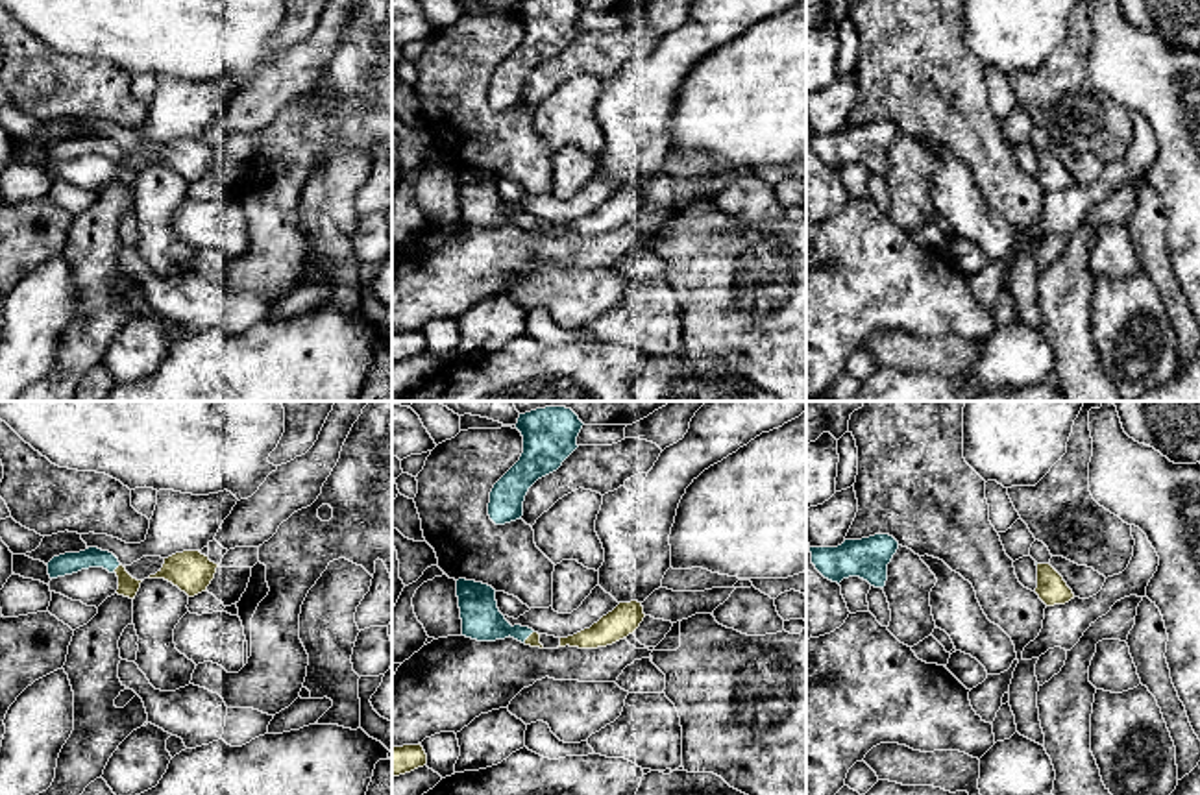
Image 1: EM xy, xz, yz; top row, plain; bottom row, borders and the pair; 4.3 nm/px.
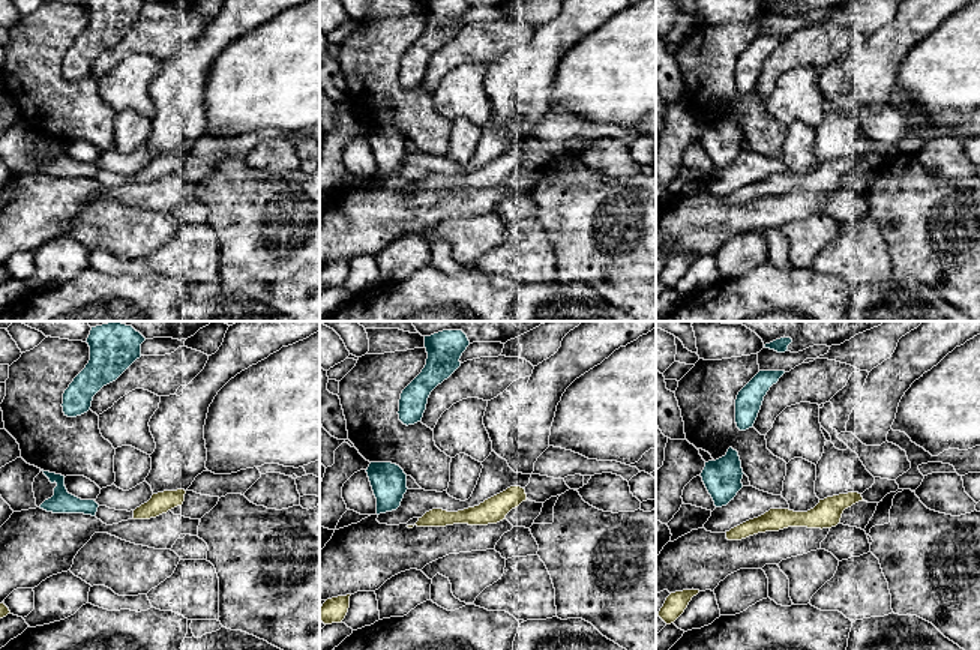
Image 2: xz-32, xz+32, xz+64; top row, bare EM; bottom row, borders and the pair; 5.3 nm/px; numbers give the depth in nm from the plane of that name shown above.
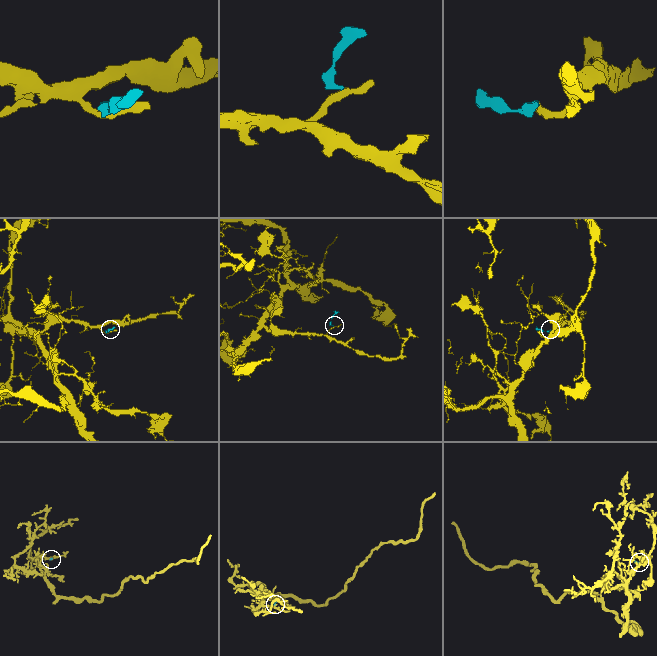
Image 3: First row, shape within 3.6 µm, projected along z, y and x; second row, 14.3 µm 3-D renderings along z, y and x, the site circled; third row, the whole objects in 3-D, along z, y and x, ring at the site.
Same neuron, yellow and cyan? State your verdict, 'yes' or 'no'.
yes

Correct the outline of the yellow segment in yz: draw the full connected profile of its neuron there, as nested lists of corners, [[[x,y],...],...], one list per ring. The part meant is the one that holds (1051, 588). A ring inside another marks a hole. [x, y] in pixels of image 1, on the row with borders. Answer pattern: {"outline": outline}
{"outline": [[[1037,564],[1035,593],[1047,606],[1065,605],[1074,599],[1072,590],[1050,564]]]}

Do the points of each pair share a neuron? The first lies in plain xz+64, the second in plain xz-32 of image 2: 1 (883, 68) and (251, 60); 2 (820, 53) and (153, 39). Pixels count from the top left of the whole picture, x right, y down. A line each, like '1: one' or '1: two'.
1: two
2: one

